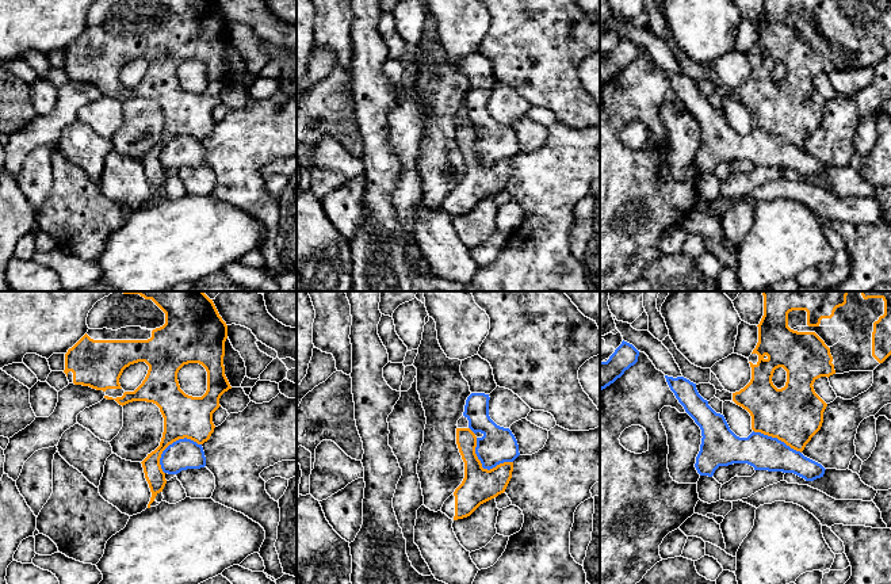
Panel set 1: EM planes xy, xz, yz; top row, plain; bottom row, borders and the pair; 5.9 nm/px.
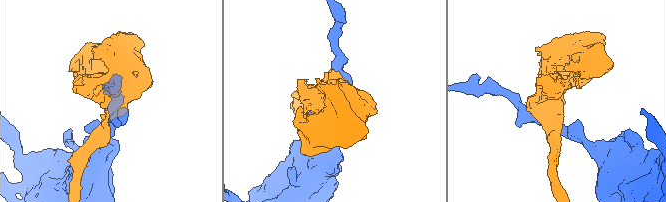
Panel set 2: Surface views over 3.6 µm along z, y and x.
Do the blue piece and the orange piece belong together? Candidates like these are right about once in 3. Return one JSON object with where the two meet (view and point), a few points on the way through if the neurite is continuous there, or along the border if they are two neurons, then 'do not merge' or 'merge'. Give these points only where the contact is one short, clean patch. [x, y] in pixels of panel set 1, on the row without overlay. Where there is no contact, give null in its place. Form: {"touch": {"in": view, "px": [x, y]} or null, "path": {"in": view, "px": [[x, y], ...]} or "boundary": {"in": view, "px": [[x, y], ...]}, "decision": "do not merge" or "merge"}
{"touch": {"in": "xy", "px": [174, 138]}, "decision": "do not merge"}

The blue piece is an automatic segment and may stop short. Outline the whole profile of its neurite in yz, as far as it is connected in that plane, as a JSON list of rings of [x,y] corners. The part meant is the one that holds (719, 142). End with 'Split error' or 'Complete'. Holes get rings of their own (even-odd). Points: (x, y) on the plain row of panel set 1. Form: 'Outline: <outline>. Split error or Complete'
Outline: [[[684,73],[665,75],[678,99],[701,126],[703,134],[695,160],[700,172],[712,173],[719,163],[747,160],[754,167],[794,169],[806,178],[823,173],[826,165],[821,160],[777,134],[754,127],[747,134],[737,133],[724,112],[716,110],[699,91],[696,80]]]. Complete

